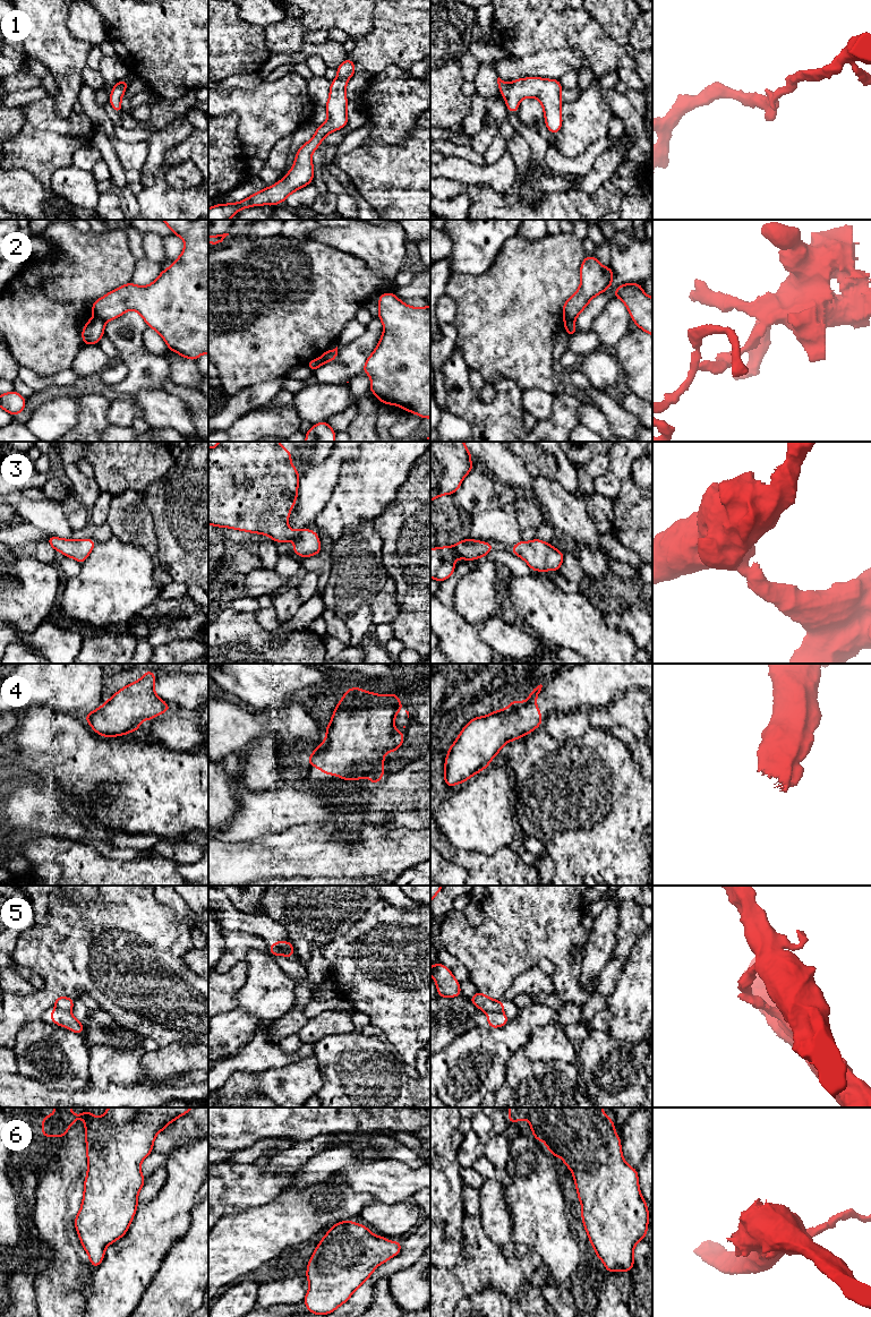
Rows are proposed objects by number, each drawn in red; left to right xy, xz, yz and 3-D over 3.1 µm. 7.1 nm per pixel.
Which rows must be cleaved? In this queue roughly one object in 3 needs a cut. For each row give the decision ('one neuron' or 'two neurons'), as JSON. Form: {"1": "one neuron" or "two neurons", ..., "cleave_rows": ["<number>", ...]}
{"1": "one neuron", "2": "two neurons", "3": "one neuron", "4": "one neuron", "5": "two neurons", "6": "one neuron", "cleave_rows": ["2", "5"]}

